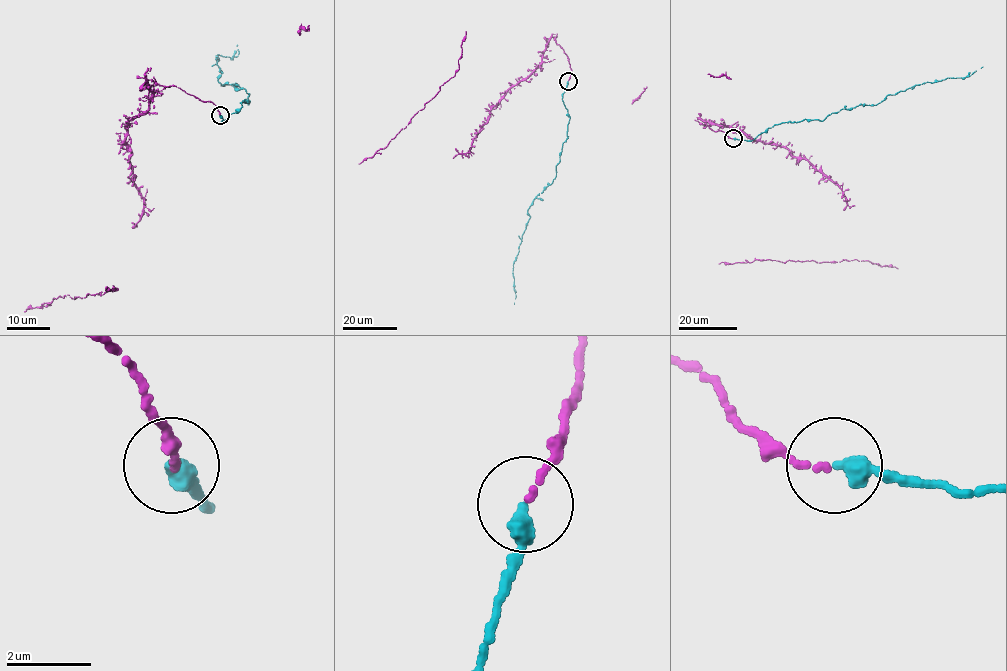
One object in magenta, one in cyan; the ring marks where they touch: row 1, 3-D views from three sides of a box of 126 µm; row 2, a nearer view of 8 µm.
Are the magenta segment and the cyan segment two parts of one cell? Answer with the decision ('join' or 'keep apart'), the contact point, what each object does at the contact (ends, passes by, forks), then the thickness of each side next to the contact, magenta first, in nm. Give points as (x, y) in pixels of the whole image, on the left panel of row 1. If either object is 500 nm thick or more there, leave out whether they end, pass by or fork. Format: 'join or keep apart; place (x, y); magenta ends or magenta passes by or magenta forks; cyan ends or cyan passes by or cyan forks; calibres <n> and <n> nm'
join; place (220, 115); magenta ends; cyan ends; calibres 140 and 400 nm

